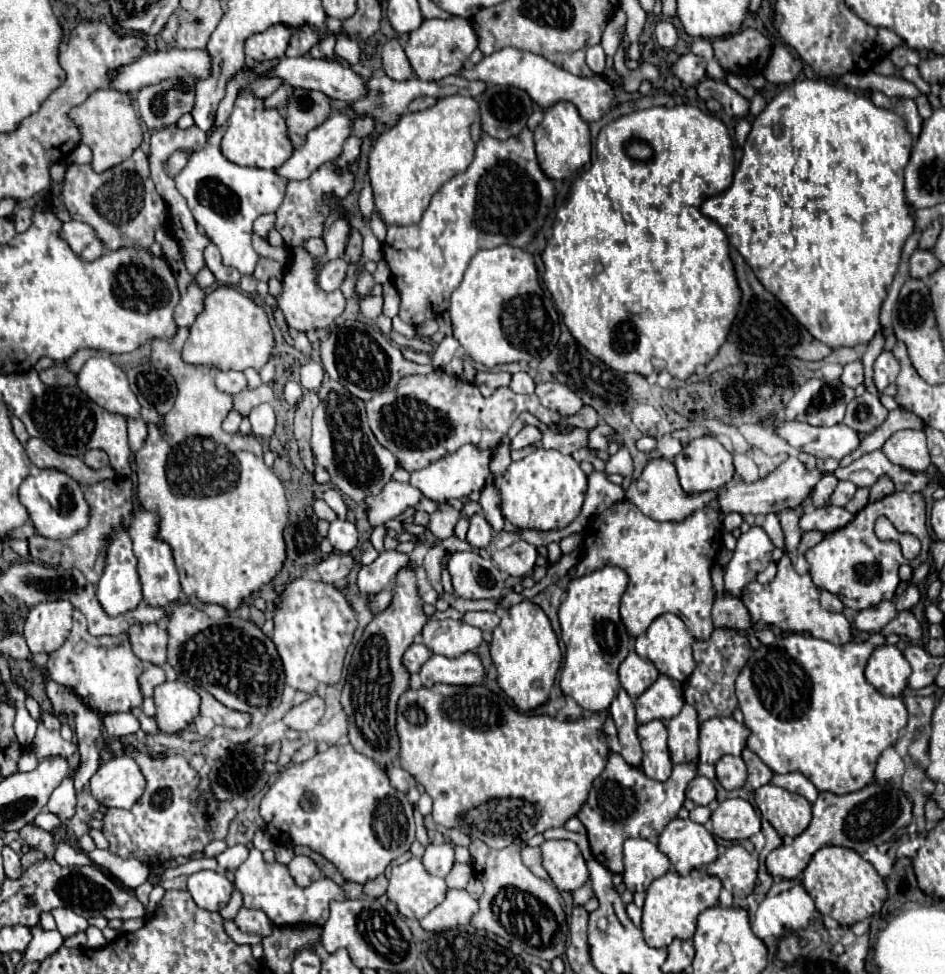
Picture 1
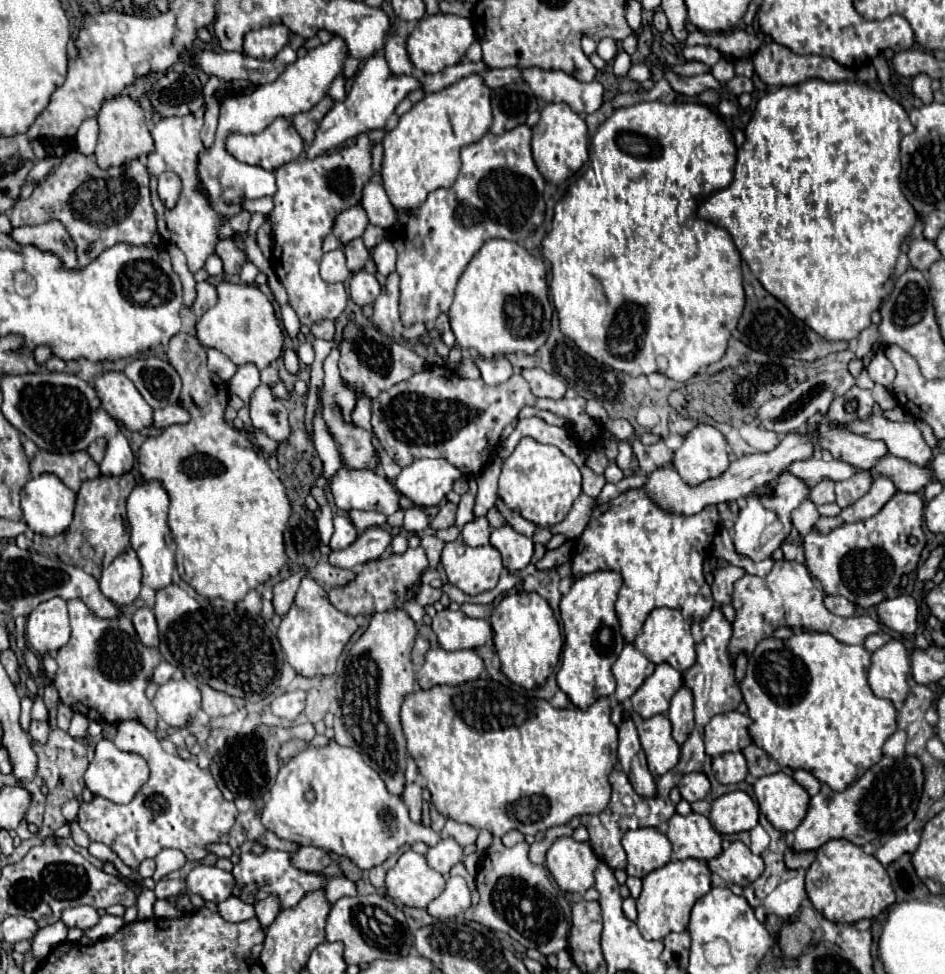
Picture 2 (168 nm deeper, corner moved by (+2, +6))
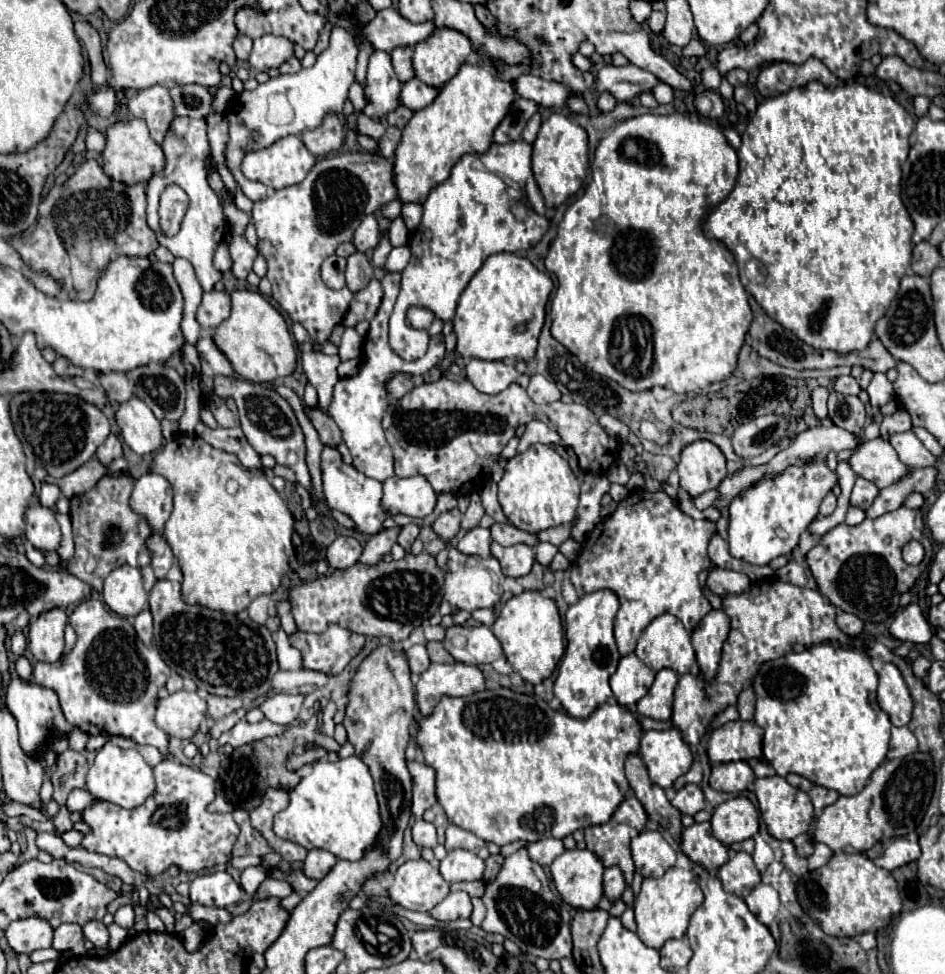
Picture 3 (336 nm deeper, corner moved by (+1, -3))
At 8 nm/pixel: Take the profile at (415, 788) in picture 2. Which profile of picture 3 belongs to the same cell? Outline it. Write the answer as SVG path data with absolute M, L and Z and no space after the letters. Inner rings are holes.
M422 759L406 761L408 771L412 775L412 813L416 817L422 817L422 813L436 805L436 771L426 765Z

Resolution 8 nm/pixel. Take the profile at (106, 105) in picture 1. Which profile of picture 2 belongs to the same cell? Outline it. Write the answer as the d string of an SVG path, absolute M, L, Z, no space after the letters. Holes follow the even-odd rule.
M117 96L111 100L105 100L99 114L99 140L95 148L95 158L99 168L111 168L131 162L133 158L147 156L153 150L153 138L147 128L145 114L137 102L133 102L129 96Z

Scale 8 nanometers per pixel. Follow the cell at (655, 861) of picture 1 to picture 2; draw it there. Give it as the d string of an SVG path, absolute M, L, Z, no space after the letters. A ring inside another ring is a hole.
M655 828L631 830L623 836L627 852L627 876L645 878L649 872L665 866L671 860L671 842Z

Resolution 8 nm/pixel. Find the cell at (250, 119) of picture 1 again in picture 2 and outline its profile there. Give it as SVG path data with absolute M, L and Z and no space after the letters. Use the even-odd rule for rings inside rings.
M275 118L271 126L259 134L231 134L227 138L227 152L245 164L275 170L301 156L303 140L291 120Z

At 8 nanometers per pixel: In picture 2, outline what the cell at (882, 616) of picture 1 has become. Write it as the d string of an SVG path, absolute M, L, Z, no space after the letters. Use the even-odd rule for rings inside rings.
M911 596L883 600L883 604L877 604L877 616L893 632L913 634L917 630L917 604Z

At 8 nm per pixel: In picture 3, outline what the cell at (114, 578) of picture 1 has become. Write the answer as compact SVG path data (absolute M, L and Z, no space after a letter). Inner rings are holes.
M122 565L104 579L104 601L120 617L136 617L148 603L140 569Z

